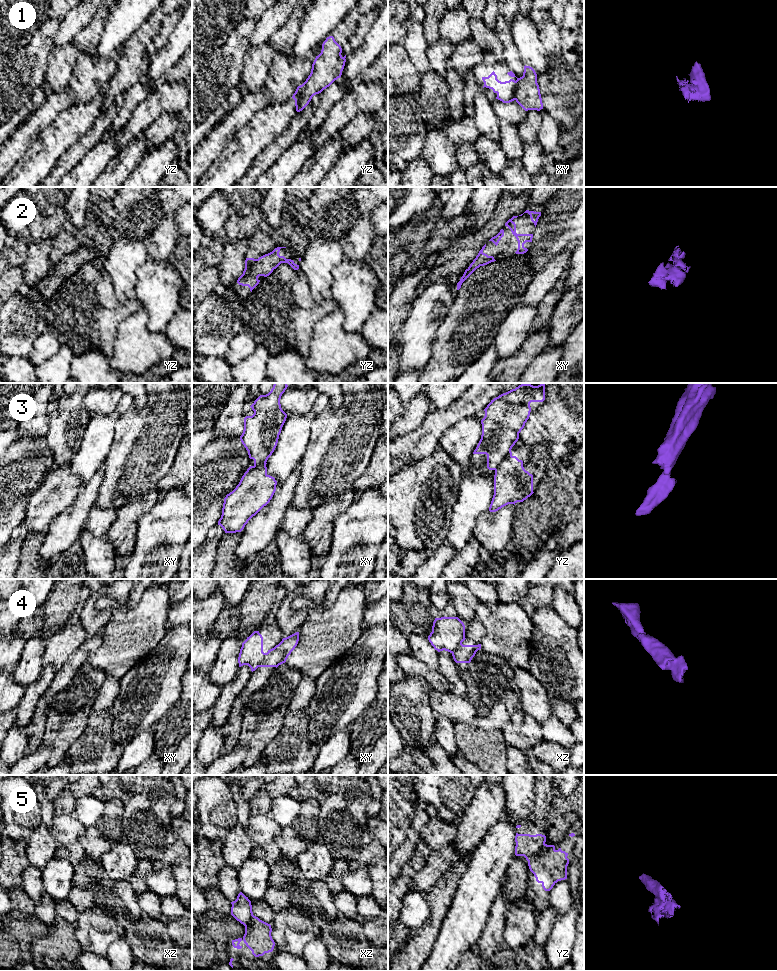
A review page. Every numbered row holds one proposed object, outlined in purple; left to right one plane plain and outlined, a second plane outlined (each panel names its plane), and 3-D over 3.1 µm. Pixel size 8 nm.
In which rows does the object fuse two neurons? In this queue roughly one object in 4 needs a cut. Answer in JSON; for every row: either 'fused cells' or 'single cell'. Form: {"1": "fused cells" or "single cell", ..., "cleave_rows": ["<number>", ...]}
{"1": "fused cells", "2": "single cell", "3": "fused cells", "4": "fused cells", "5": "fused cells", "cleave_rows": ["1", "3", "4", "5"]}

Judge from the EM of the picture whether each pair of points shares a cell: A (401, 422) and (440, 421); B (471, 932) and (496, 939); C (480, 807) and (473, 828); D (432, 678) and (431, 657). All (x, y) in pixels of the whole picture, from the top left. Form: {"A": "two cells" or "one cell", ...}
{"A": "two cells", "B": "two cells", "C": "one cell", "D": "two cells"}

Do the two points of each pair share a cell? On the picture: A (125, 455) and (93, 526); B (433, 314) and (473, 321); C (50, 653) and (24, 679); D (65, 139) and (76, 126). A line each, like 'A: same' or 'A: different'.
A: different
B: different
C: different
D: same

